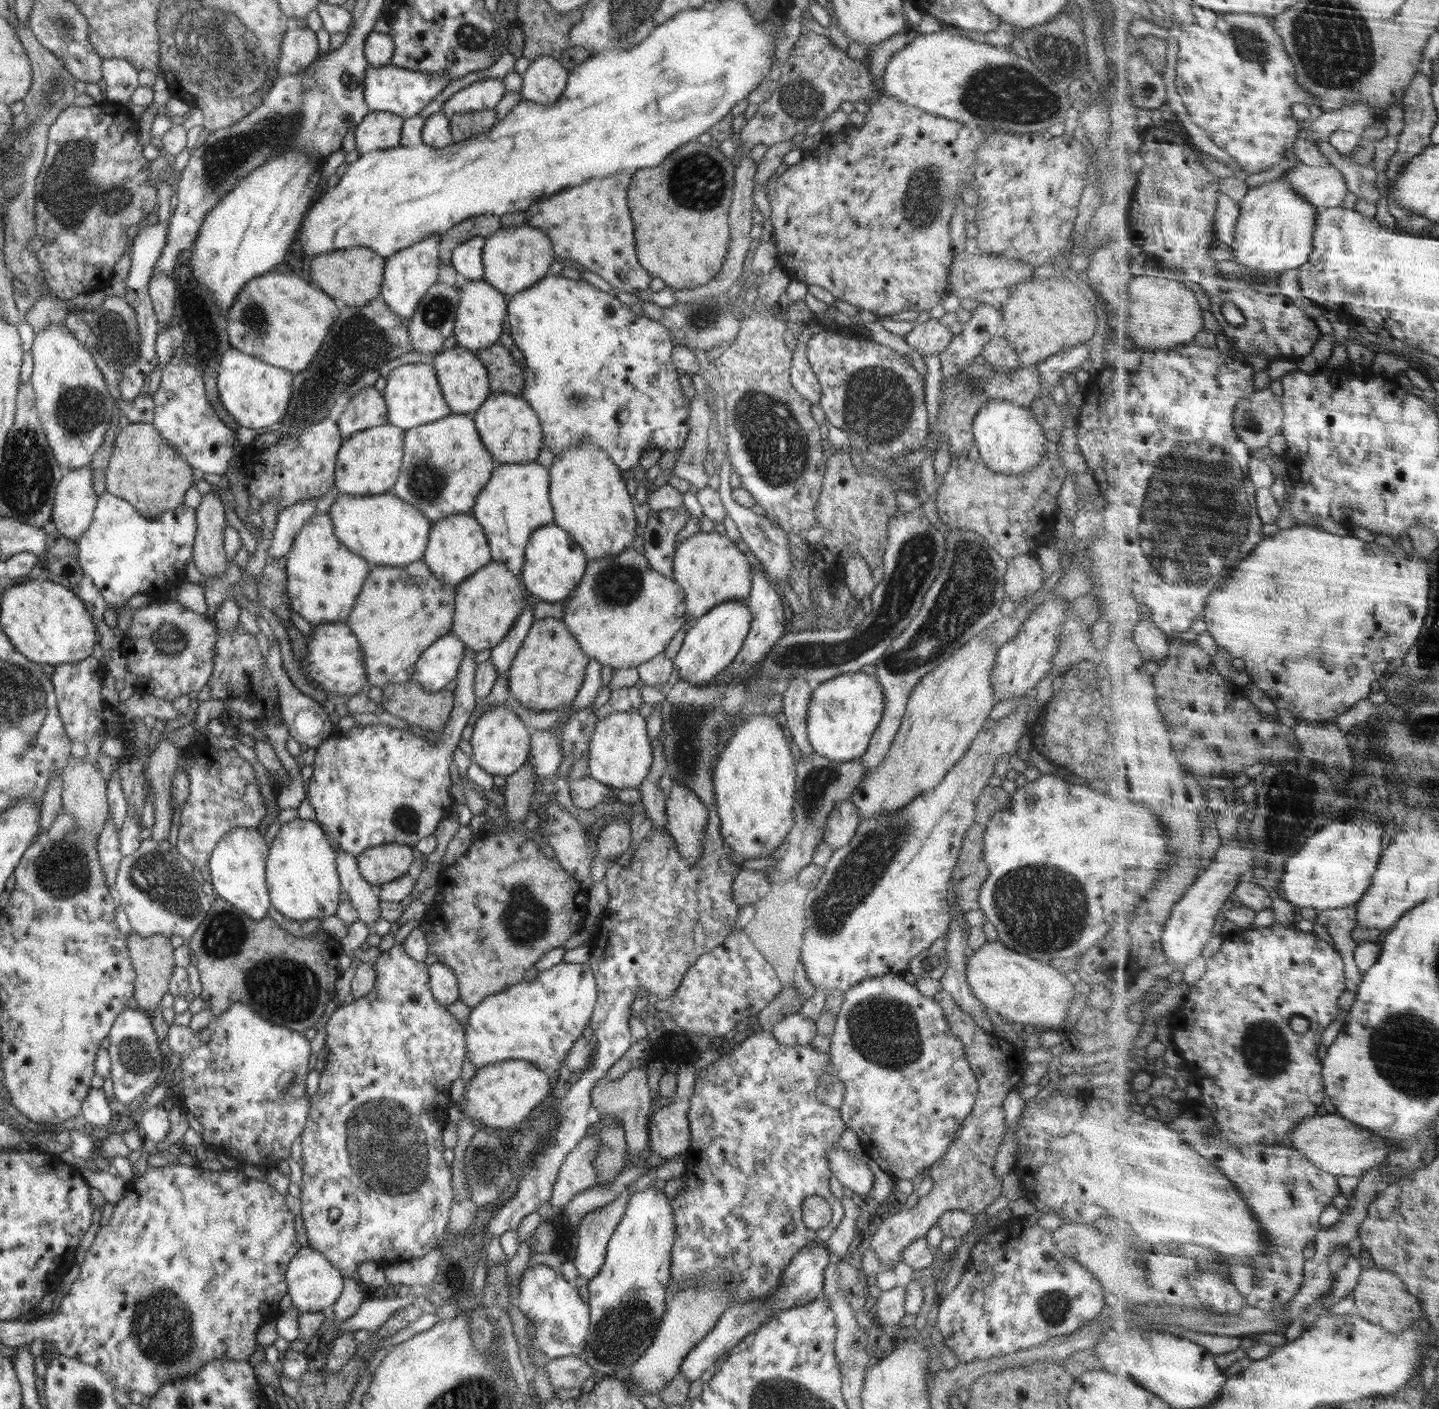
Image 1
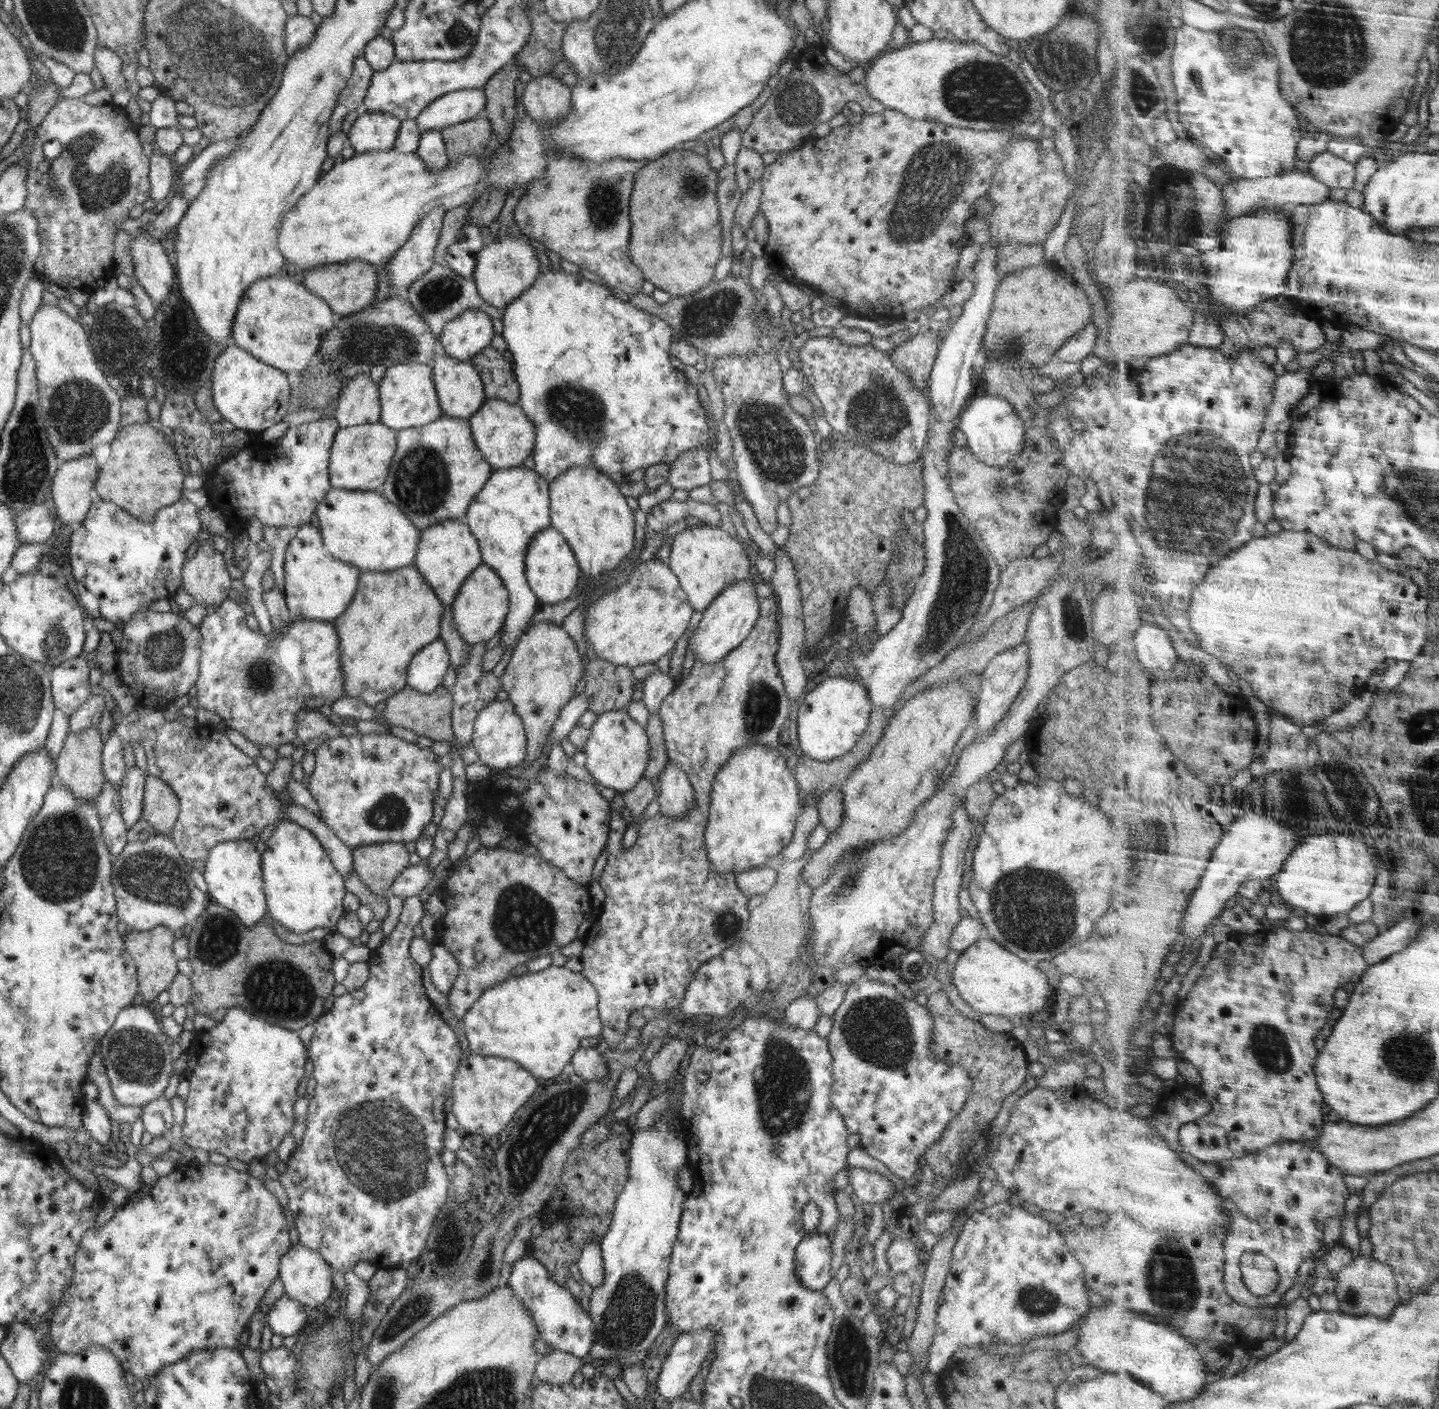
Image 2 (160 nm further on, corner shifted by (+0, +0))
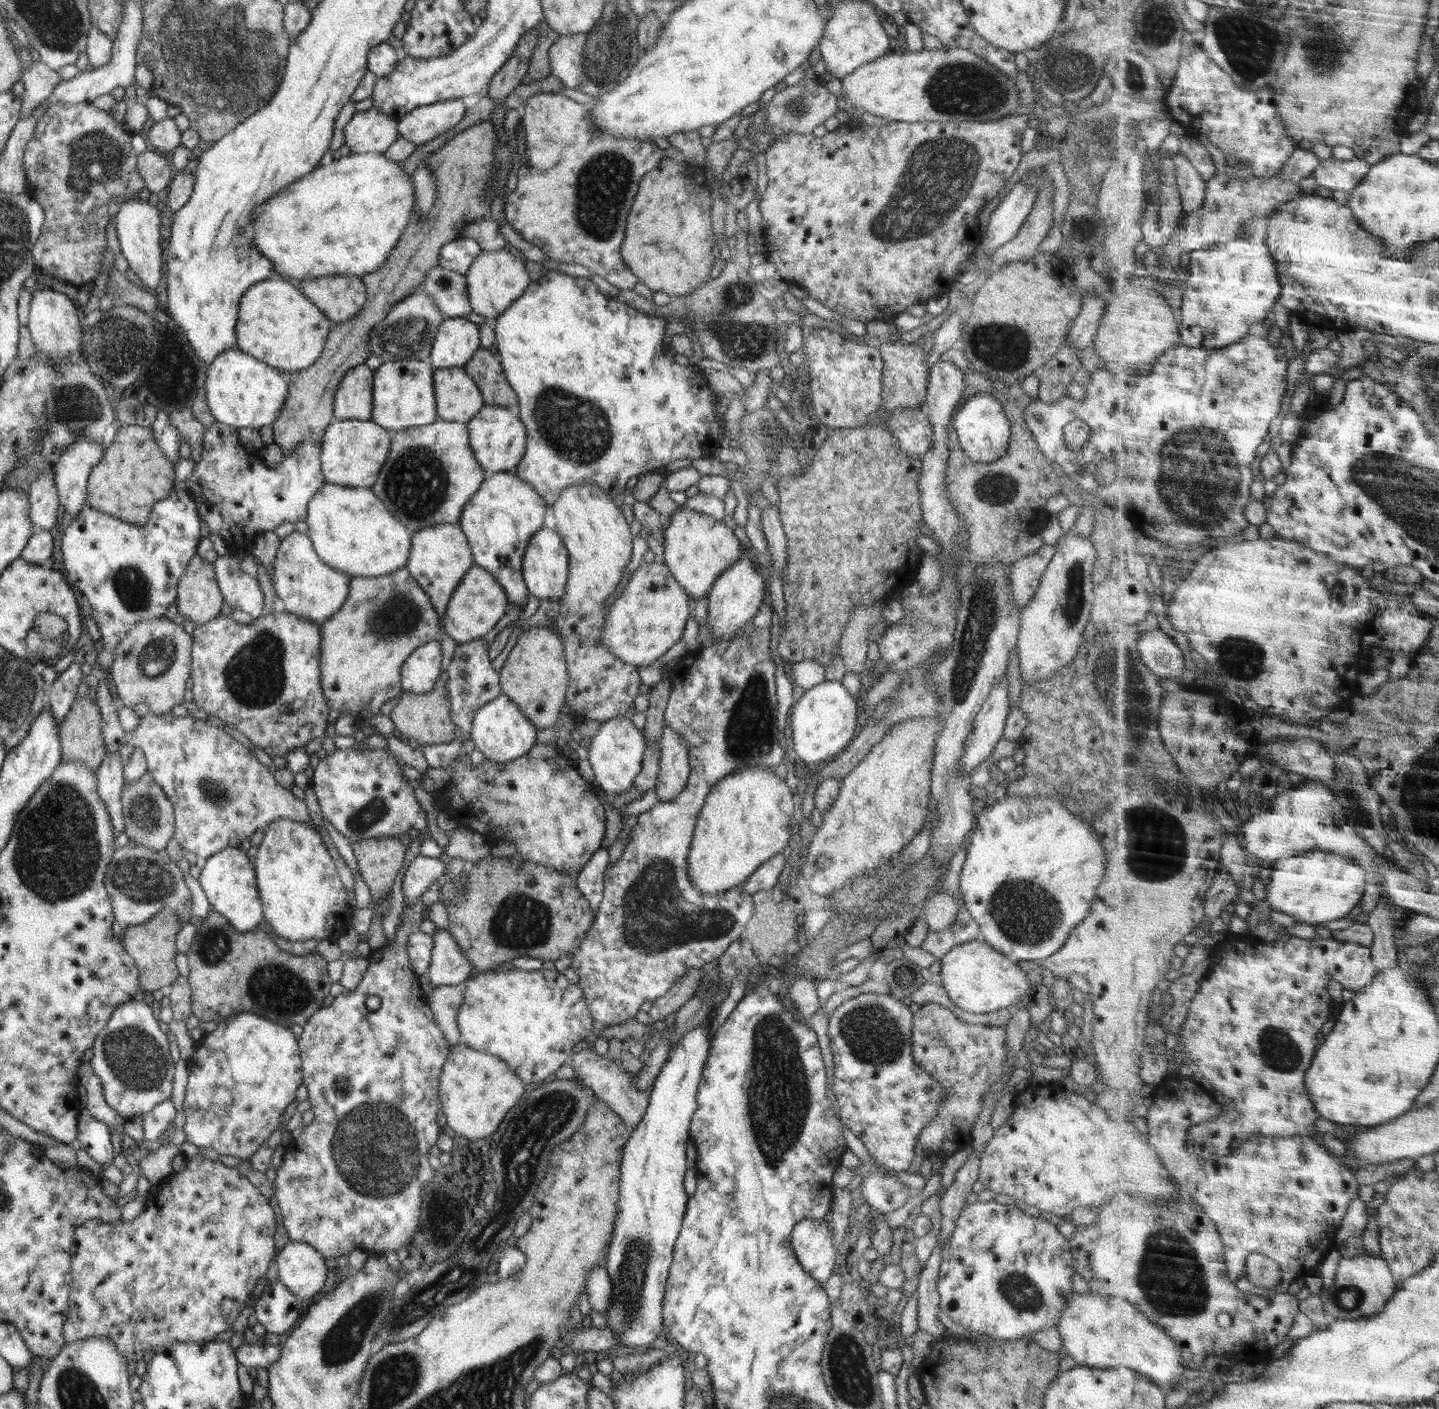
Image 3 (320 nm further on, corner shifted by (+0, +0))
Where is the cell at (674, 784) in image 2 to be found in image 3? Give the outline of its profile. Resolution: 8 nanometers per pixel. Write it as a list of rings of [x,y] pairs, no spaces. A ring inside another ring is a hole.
[[[664,725],[661,736],[659,772],[655,786],[660,802],[674,800],[686,787],[690,777],[687,742],[670,725]]]

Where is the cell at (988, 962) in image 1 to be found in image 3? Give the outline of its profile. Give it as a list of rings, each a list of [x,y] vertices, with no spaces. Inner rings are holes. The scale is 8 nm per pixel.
[[[977,939],[953,946],[940,959],[940,964],[936,980],[946,989],[950,1000],[962,1010],[976,1014],[1025,1005],[1033,987],[1018,961]]]

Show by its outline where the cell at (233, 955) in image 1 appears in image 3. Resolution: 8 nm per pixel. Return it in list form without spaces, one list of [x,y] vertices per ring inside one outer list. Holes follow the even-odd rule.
[[[213,911],[200,920],[197,924],[197,931],[186,956],[188,959],[190,974],[187,977],[190,983],[191,1011],[201,1021],[221,1023],[232,1015],[232,1012],[252,1012],[266,1016],[266,1020],[274,1020],[286,1028],[292,1024],[304,1026],[310,1016],[322,1008],[322,1002],[329,995],[332,981],[326,969],[326,960],[316,951],[306,956],[292,956],[288,952],[282,952],[276,948],[276,943],[271,932],[262,932],[261,927],[245,933],[238,932],[218,912]]]

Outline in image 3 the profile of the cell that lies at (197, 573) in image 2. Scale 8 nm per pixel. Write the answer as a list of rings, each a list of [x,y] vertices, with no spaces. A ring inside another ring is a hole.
[[[195,554],[177,584],[177,612],[194,624],[206,624],[224,606],[214,564]]]

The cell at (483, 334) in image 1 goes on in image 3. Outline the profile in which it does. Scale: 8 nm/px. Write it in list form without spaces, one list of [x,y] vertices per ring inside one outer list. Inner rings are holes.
[[[464,317],[445,319],[432,345],[431,366],[433,369],[463,368],[480,348],[478,325]]]

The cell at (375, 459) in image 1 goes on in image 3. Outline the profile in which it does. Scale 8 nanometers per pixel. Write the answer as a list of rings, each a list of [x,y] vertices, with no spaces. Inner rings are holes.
[[[338,420],[326,428],[321,445],[321,471],[326,483],[371,488],[390,452],[392,432],[372,420]]]

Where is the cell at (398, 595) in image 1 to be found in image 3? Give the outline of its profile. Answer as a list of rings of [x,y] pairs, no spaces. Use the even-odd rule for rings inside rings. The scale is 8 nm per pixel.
[[[406,568],[378,577],[351,577],[350,592],[344,604],[320,627],[321,651],[319,663],[321,687],[326,704],[342,715],[364,720],[380,713],[382,704],[404,692],[401,685],[401,666],[415,648],[439,638],[440,616],[430,597],[418,586]]]

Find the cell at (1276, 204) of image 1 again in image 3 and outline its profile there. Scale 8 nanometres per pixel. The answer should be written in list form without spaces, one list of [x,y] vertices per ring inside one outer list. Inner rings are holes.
[[[1242,232],[1234,241],[1206,251],[1194,250],[1190,256],[1191,276],[1183,296],[1182,344],[1210,350],[1228,347],[1248,336],[1252,324],[1264,324],[1271,318],[1285,290],[1267,243],[1258,244],[1254,236]]]

